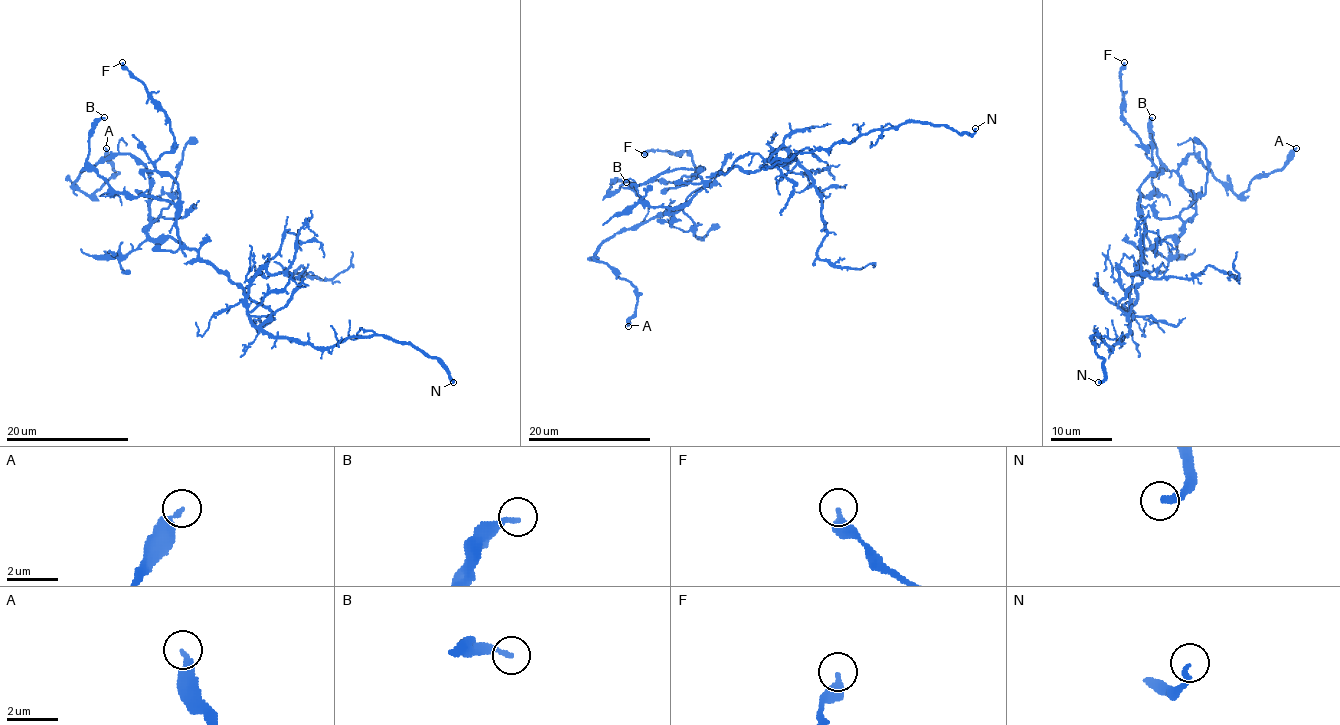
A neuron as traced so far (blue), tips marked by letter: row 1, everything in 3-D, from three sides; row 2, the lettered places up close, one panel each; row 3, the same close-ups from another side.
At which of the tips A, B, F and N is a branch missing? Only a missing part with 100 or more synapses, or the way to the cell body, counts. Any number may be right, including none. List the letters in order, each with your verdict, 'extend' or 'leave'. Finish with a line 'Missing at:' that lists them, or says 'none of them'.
A: leave
B: leave
F: leave
N: extend
Missing at: N

